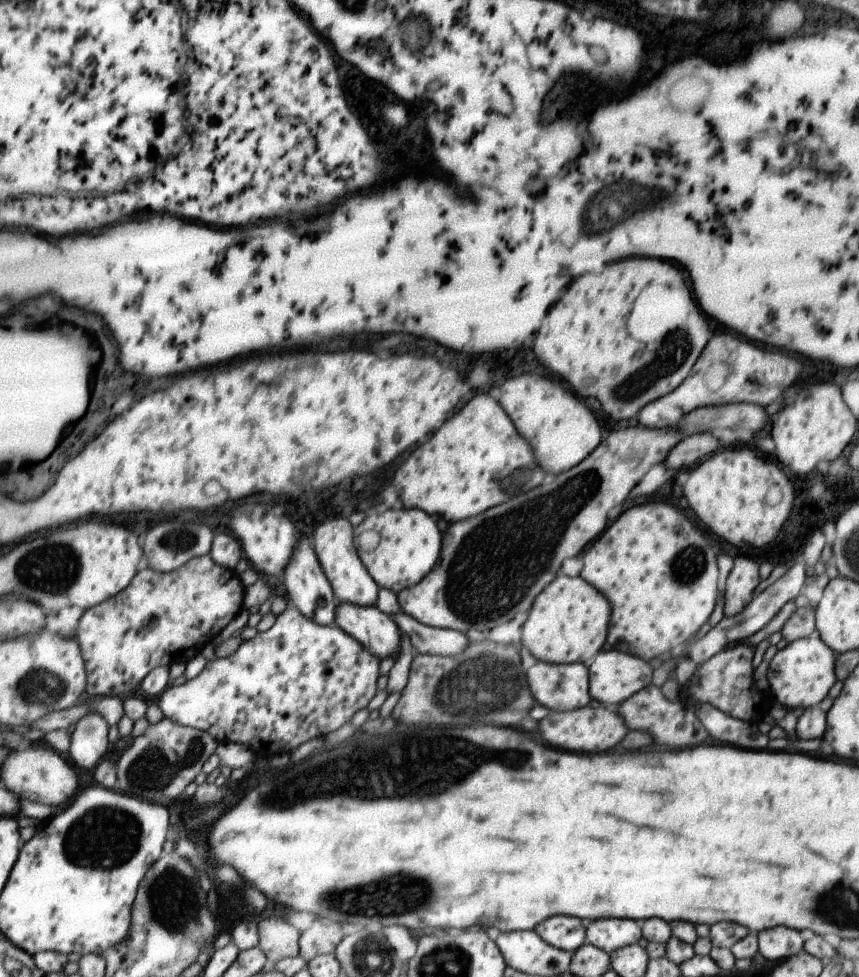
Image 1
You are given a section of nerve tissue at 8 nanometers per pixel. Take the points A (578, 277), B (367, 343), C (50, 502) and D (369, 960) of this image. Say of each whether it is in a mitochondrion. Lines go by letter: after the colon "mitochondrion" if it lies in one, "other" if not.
A: other
B: other
C: other
D: mitochondrion

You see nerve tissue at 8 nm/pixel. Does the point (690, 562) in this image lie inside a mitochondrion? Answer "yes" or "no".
yes

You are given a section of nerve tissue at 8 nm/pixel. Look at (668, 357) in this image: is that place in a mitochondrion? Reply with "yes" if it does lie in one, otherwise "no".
yes

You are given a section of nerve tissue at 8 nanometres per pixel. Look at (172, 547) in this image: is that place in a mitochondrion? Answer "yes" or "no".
yes

